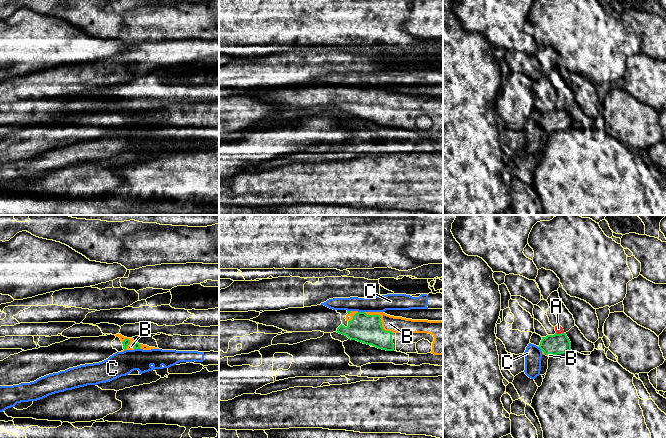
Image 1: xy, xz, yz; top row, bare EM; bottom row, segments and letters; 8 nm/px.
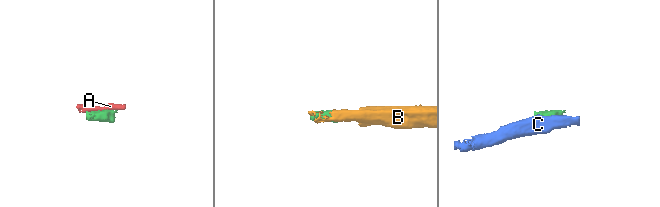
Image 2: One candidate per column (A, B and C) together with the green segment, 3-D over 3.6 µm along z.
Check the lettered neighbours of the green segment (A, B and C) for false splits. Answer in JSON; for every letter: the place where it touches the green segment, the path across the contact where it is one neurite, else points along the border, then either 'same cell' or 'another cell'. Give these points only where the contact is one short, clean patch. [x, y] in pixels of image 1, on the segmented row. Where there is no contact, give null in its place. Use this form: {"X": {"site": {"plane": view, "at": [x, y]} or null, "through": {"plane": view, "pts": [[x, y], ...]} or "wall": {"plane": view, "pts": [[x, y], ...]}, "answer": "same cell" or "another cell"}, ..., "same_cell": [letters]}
{"A": {"site": {"plane": "yz", "at": [561, 333]}, "wall": {"plane": "yz", "pts": [[556, 332], [563, 333]]}, "answer": "another cell"}, "B": {"site": {"plane": "xz", "at": [380, 319]}, "answer": "same cell"}, "C": {"site": {"plane": "xz", "at": [361, 312]}, "wall": {"plane": "xz", "pts": [[358, 311], [364, 312]]}, "answer": "another cell"}, "same_cell": ["B"]}

